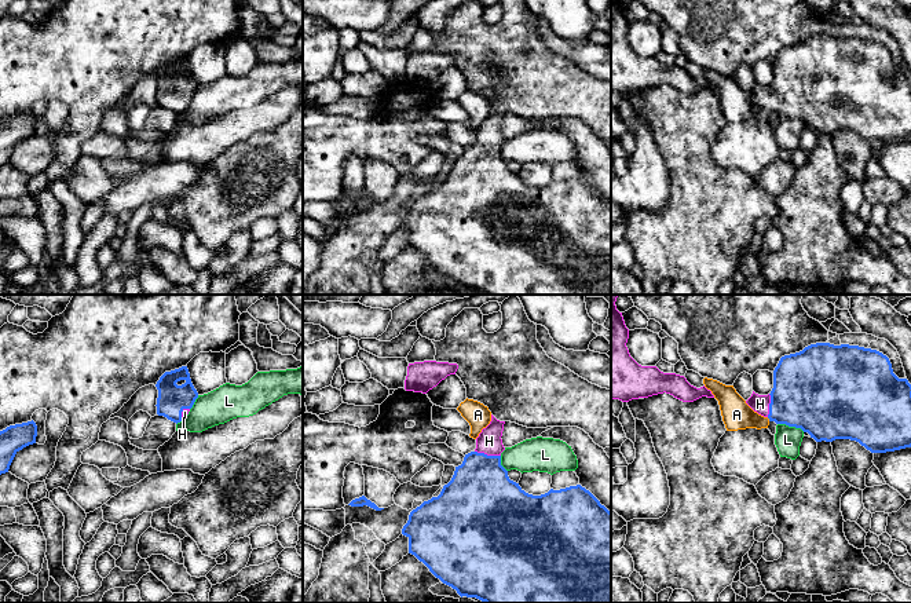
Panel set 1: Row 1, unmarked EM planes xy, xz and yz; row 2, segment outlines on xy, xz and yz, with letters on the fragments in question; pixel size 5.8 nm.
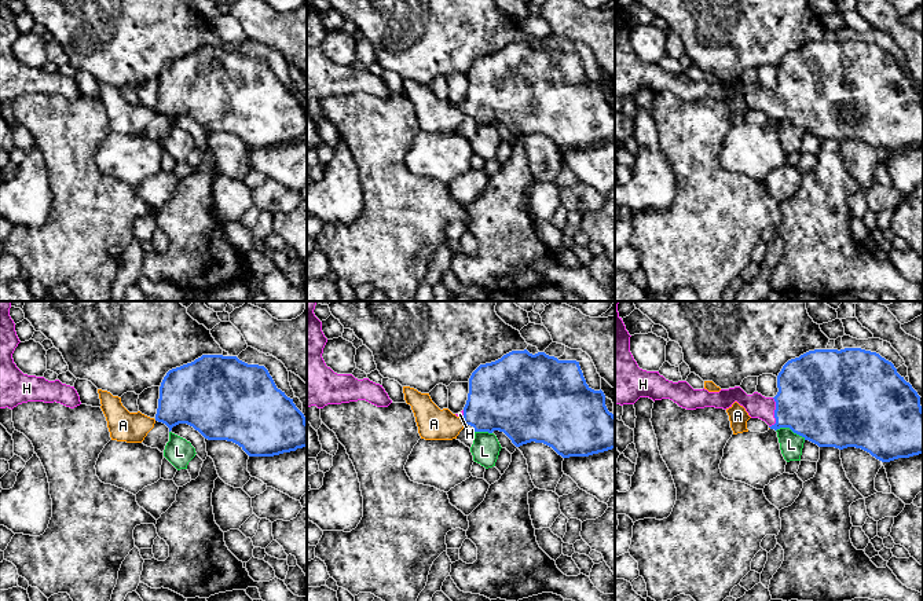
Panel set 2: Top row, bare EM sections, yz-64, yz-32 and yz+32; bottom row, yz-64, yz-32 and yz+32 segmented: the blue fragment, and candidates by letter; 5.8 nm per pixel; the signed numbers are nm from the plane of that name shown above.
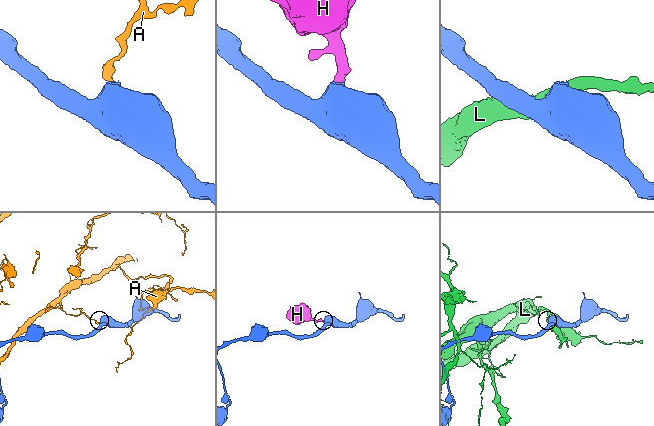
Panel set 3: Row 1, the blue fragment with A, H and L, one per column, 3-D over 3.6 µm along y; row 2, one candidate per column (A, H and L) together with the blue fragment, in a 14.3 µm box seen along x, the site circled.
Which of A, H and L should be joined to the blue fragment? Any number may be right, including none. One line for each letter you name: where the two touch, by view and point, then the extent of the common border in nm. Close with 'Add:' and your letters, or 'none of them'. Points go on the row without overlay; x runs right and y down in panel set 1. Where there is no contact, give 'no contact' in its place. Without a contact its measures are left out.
H: xz (486, 146) | 160 nm
Add: H

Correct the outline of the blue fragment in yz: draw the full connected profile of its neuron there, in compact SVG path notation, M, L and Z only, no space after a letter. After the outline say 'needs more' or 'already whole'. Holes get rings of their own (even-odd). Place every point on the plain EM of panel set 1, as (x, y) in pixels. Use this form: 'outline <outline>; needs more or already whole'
outline M816 34L802 43L780 50L773 62L773 80L768 87L753 83L746 95L776 116L801 120L816 134L850 131L871 145L886 145L911 139L911 76L899 70L886 47L859 37Z; needs more

